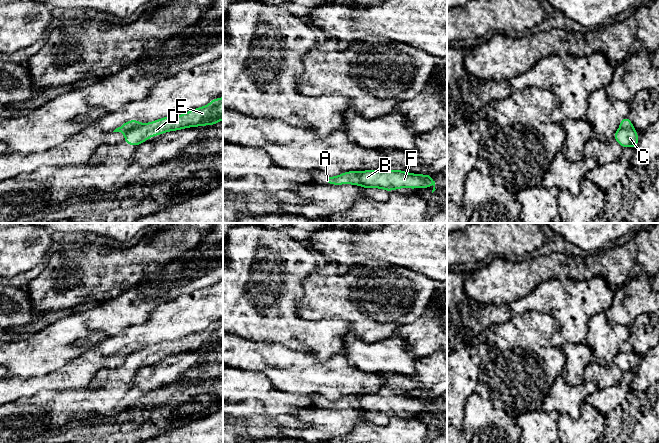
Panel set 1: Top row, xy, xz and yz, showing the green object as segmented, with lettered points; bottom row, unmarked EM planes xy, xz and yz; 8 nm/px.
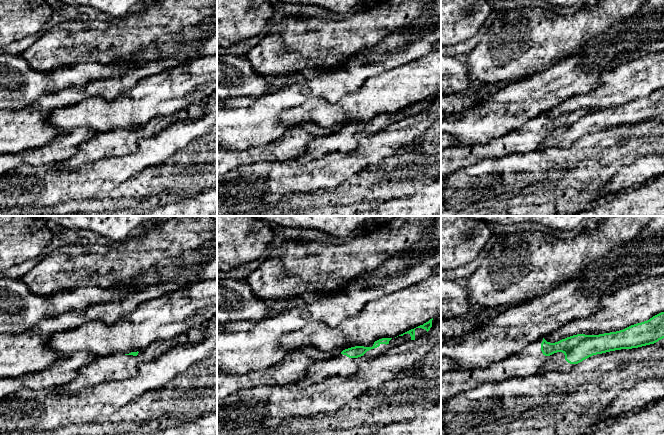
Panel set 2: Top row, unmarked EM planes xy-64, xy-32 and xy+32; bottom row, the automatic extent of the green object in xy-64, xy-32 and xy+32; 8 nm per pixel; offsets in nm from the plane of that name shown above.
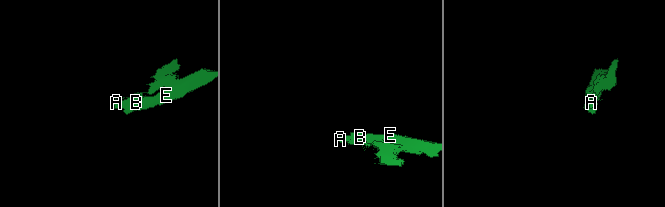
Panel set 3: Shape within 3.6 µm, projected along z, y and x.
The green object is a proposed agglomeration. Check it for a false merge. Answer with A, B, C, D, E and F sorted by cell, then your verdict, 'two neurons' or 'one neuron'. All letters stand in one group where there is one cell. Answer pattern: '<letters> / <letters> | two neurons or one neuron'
A / B C D E F | two neurons

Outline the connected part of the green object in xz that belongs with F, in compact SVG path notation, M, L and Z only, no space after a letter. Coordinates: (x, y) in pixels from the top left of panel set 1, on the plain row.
M384 392L357 396L359 397L359 410L363 412L381 412L385 415L392 415L399 412L426 413L429 409L433 409L432 417L436 414L435 405L430 398L413 398Z

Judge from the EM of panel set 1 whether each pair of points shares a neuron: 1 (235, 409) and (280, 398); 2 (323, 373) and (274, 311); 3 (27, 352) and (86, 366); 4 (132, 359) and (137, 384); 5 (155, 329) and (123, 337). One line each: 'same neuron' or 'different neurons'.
1: same neuron
2: different neurons
3: different neurons
4: different neurons
5: same neuron

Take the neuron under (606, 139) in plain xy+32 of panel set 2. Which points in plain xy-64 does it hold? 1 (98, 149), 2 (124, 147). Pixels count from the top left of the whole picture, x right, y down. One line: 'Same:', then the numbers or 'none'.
Same: none

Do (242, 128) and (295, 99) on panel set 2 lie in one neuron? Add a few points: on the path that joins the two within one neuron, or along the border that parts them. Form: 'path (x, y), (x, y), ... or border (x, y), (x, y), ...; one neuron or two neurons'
path (255, 122), (275, 102), (282, 99); one neuron

